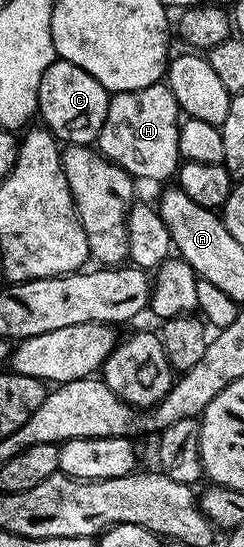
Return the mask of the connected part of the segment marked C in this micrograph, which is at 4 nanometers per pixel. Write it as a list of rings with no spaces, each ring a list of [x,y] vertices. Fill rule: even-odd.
[[[56,59],[44,71],[38,88],[38,112],[41,124],[49,129],[59,142],[66,145],[93,146],[98,140],[100,127],[104,127],[104,115],[108,115],[111,94],[88,71],[76,67],[76,63]]]

